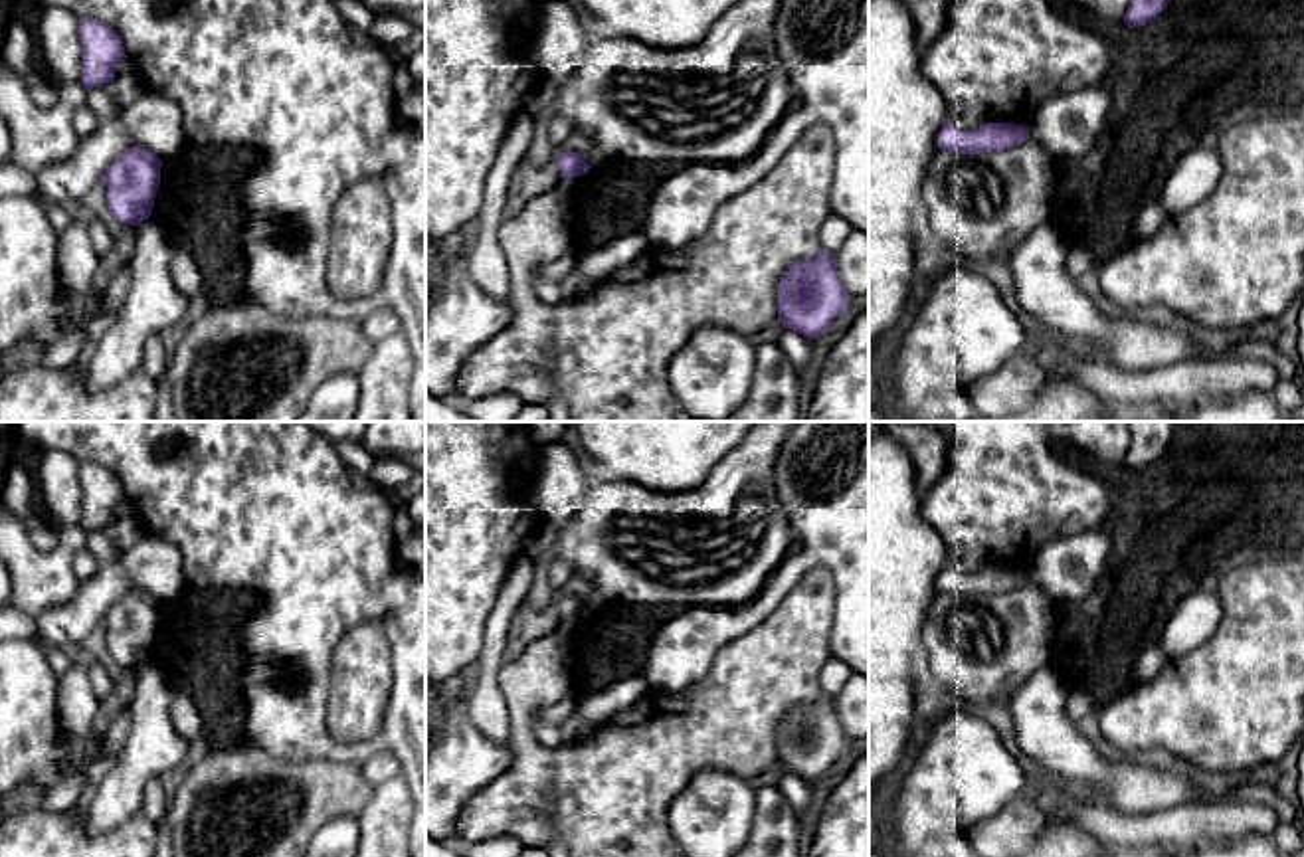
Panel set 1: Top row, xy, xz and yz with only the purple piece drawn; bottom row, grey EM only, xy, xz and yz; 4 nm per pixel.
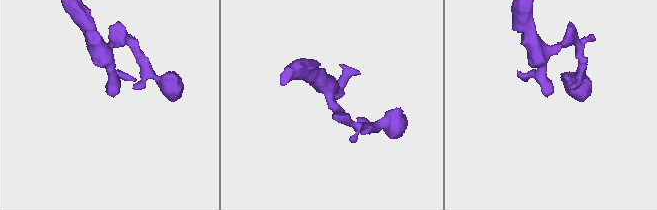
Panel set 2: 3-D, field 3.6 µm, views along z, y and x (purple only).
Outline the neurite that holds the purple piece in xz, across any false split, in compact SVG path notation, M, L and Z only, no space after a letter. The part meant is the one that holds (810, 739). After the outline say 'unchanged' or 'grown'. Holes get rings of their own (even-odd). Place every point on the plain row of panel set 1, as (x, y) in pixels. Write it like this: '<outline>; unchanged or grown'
M835 697L793 705L778 726L778 764L813 782L823 778L847 752L849 738L841 726Z; unchanged

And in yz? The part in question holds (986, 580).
M950 564L938 578L938 592L958 598L978 598L989 594L1005 594L1029 582L1027 568L985 566L972 574L958 574Z; unchanged

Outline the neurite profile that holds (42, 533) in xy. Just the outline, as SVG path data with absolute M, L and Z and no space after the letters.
M42 515L28 523L30 542L42 552L57 550L57 530L55 526Z

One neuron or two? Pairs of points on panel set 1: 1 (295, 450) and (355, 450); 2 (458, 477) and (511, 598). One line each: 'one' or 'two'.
1: two
2: two

